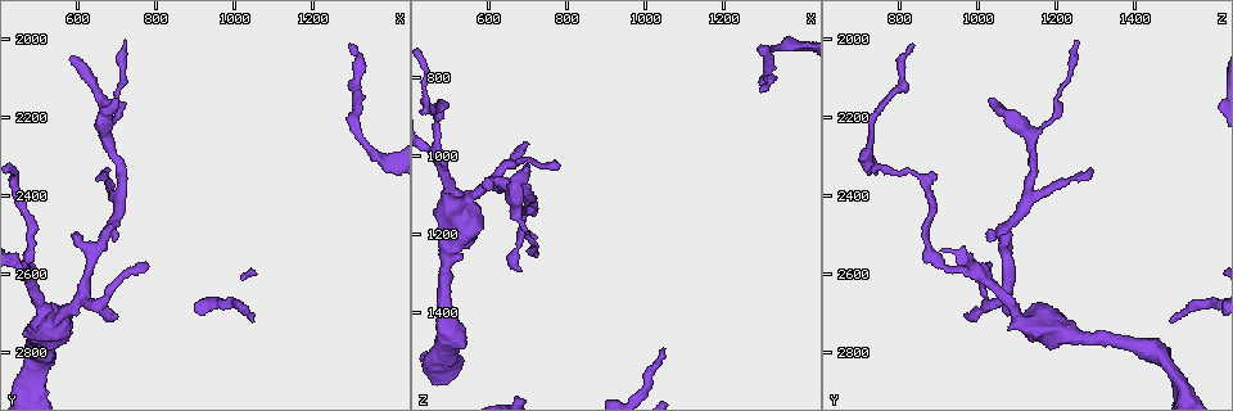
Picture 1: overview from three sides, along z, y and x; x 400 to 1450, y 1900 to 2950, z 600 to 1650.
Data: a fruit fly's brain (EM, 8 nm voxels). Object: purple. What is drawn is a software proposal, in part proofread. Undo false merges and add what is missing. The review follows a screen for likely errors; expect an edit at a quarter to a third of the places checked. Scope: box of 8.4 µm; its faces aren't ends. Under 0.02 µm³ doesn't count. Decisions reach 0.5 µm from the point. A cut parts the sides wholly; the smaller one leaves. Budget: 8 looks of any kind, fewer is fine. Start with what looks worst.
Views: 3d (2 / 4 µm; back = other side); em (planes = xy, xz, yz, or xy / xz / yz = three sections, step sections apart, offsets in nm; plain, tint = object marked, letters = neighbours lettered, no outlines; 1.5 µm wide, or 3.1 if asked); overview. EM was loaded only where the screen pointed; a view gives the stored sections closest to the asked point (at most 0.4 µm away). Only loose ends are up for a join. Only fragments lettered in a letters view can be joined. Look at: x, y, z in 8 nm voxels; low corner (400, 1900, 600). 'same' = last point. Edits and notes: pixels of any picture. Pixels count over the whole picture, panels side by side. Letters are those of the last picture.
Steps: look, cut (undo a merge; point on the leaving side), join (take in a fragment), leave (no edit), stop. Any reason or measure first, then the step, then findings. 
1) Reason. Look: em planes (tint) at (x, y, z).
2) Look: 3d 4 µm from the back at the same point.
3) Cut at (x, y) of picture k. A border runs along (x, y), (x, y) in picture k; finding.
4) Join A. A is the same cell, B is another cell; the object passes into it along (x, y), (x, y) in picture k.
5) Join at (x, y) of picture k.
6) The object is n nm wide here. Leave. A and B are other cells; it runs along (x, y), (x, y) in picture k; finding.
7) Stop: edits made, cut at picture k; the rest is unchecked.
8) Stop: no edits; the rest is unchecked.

Sudden change in width. Look: em xz step 4 (tint) at (505, 2720, 1120).

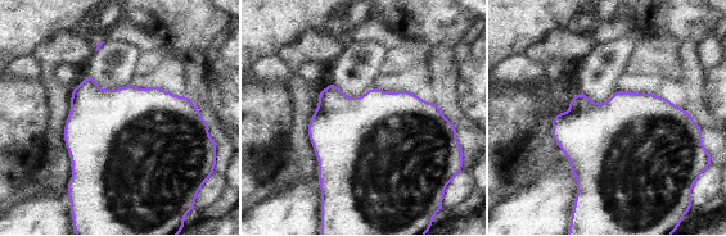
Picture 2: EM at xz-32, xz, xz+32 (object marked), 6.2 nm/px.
Look: em planes (tint) at the same point.

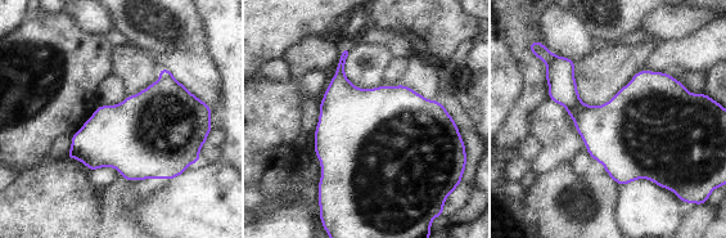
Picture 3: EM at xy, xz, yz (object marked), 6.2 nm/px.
What lies round it. Look: em planes (letters) at the same point.

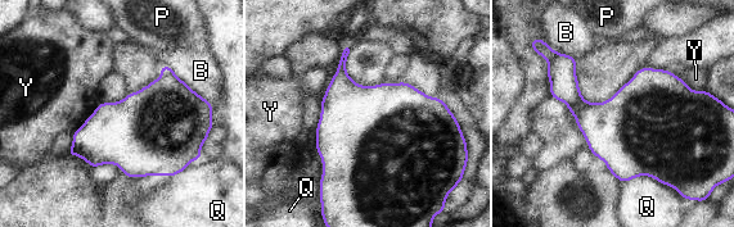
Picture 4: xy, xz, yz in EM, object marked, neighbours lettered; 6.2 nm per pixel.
Leave. B, P, Q and Y are other cells; a border runs along (100, 100), (89, 117), (71, 132) in picture 4; one neuron here.

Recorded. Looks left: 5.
Free end. Look: em yz step 4 (plain) at (585, 2505, 1070).

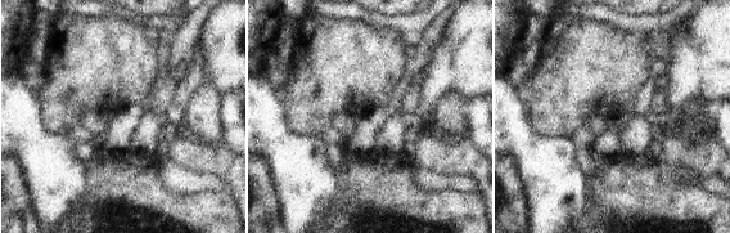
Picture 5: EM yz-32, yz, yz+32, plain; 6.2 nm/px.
Look: em yz step 4 (letters) at the same point.

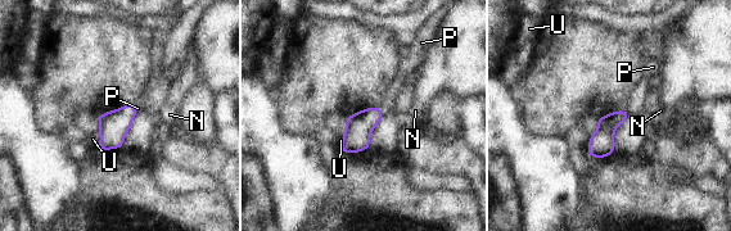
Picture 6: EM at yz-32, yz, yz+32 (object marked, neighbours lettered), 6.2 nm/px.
Join P. P is the same cell, N and U are other cells; the object passes into it along (359, 126), (382, 112), (387, 107) in picture 6; it goes on there.

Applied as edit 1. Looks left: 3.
Look: overview.

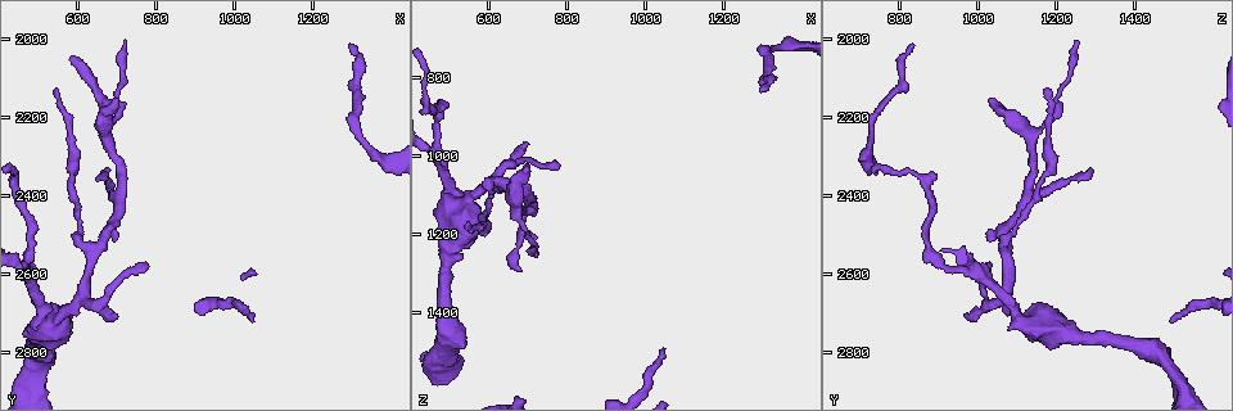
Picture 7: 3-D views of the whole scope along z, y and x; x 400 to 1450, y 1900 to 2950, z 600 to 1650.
Thin end. Look: 3d 4 µm at (720, 2005, 1260).

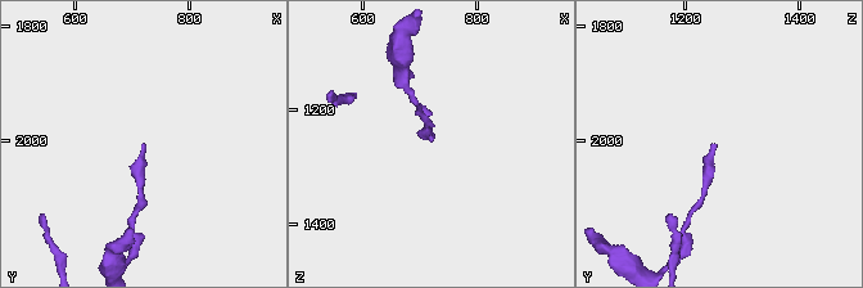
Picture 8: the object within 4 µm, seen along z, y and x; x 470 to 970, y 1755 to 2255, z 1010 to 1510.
Now the EM. Look: em planes (letters) at (720, 2000, 1260).

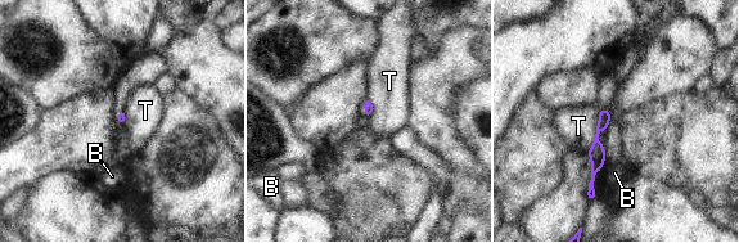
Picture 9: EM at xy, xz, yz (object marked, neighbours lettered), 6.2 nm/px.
Leave. B and T are other cells; it runs along (605, 112), (596, 134), (594, 170) in picture 9; none of them fits.

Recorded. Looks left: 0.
Stop: edits made, join at picture 6; the rest is unchecked.

